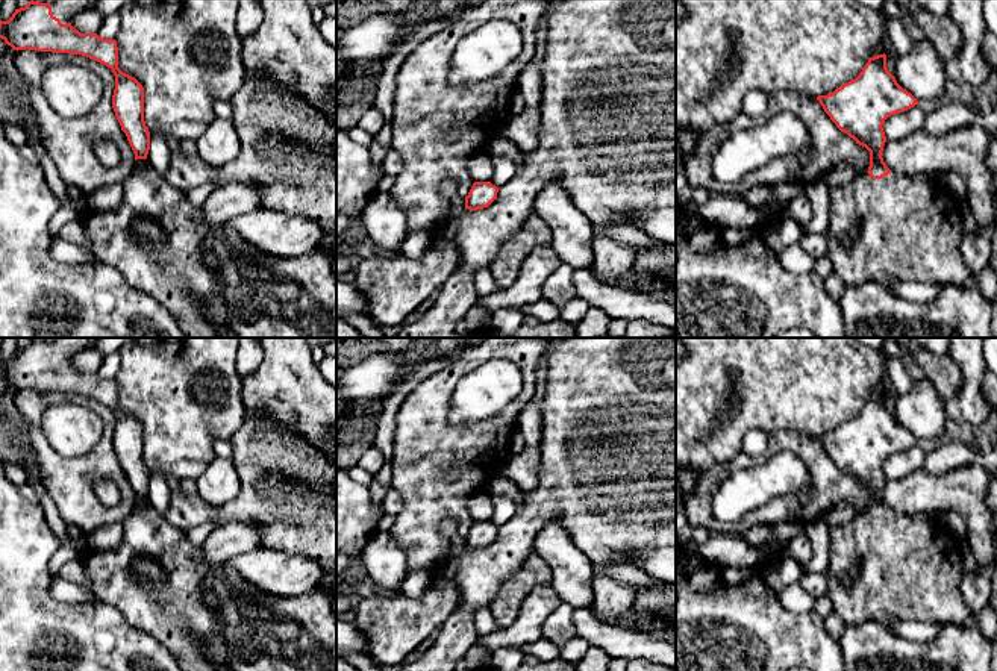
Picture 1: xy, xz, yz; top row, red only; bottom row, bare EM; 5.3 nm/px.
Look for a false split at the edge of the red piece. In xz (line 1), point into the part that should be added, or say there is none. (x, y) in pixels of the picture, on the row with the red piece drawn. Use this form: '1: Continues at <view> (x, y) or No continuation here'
1: No continuation here

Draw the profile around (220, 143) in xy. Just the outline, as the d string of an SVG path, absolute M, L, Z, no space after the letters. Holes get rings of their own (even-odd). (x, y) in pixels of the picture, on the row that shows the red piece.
M215 118L205 133L195 141L195 145L195 154L208 165L223 167L233 161L241 150L235 121Z

